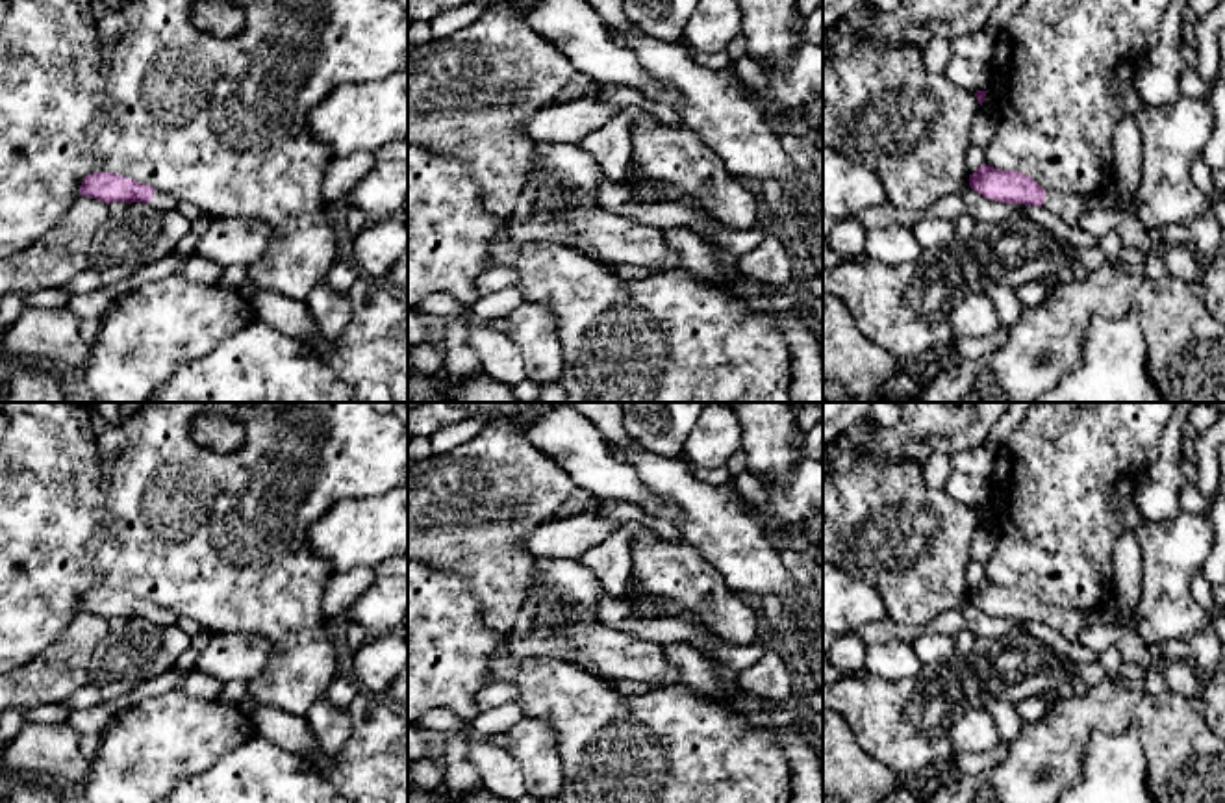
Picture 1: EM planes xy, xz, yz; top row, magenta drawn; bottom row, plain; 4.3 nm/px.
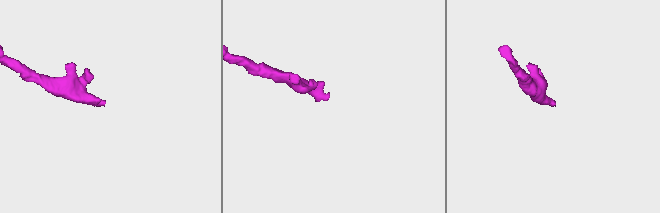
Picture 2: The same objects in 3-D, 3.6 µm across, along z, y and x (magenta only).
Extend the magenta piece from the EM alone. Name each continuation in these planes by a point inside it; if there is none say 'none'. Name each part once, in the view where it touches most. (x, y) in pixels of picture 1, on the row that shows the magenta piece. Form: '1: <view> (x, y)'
1: yz (1068, 208)

